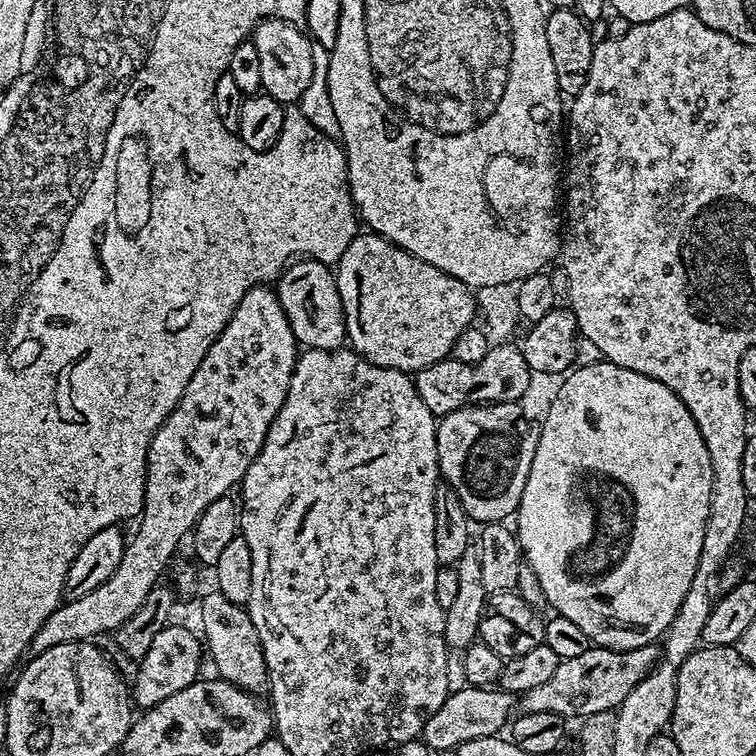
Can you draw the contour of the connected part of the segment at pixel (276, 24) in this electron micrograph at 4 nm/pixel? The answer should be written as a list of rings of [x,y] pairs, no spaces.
[[[271,18],[260,21],[250,39],[254,46],[258,46],[263,91],[285,106],[303,100],[306,86],[310,86],[310,78],[314,74],[314,45],[311,39],[293,21]]]

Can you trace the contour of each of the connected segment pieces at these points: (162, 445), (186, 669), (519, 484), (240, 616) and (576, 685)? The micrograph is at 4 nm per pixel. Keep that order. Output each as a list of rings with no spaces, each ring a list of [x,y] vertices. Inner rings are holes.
[[[254,286],[242,298],[214,346],[210,346],[206,358],[202,358],[198,370],[194,370],[194,378],[190,378],[184,397],[176,403],[176,409],[164,419],[150,442],[148,476],[144,480],[144,510],[139,517],[140,525],[137,526],[136,533],[127,541],[118,570],[114,570],[114,574],[110,574],[110,578],[102,582],[98,590],[90,590],[90,594],[82,594],[82,598],[61,603],[54,614],[50,614],[46,622],[42,622],[38,634],[34,634],[30,649],[32,656],[66,642],[88,642],[98,638],[94,636],[100,636],[103,632],[115,633],[126,621],[134,618],[134,614],[138,614],[152,589],[161,583],[160,575],[163,574],[168,559],[175,554],[176,547],[183,540],[185,543],[206,506],[229,495],[233,491],[231,488],[243,481],[254,458],[258,458],[266,442],[266,434],[288,397],[297,355],[294,330],[290,328],[290,322],[275,291],[268,286]]]
[[[175,622],[169,623],[158,634],[154,634],[154,642],[150,642],[150,650],[139,660],[141,670],[130,688],[130,695],[135,707],[147,710],[158,706],[158,702],[166,702],[170,694],[178,694],[186,690],[201,675],[200,659],[205,659],[206,652],[202,647],[202,640],[188,628],[183,628]],[[197,636],[197,637],[196,637]]]
[[[516,402],[511,404],[471,404],[468,408],[459,408],[450,414],[439,417],[436,425],[436,453],[438,454],[440,475],[443,483],[452,487],[454,494],[462,502],[469,521],[476,523],[477,520],[477,525],[499,524],[507,521],[509,518],[515,517],[516,507],[520,505],[520,499],[522,498],[522,490],[526,490],[526,478],[530,478],[530,462],[534,462],[534,450],[540,441],[540,430],[535,423],[532,425],[531,418],[520,407],[521,405]]]
[[[211,590],[204,596],[204,605],[200,608],[200,624],[204,627],[203,639],[206,641],[206,652],[212,656],[212,664],[217,668],[219,679],[228,680],[234,686],[245,688],[253,694],[263,693],[268,684],[268,667],[262,654],[262,642],[258,630],[250,618],[247,607],[230,602],[226,594]]]
[[[659,643],[638,646],[631,650],[617,648],[602,648],[589,646],[586,654],[578,654],[578,658],[561,660],[558,670],[542,686],[534,686],[534,690],[523,693],[518,700],[521,713],[526,712],[553,712],[565,718],[578,716],[585,718],[599,712],[612,712],[620,707],[621,702],[656,669],[660,660],[662,648]]]

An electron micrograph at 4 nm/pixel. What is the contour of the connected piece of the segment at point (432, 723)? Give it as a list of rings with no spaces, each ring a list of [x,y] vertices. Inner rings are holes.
[[[496,686],[491,688],[463,687],[457,692],[456,689],[449,691],[446,702],[442,702],[442,706],[438,706],[438,710],[434,710],[434,714],[424,724],[422,740],[433,753],[447,754],[452,748],[462,746],[471,740],[481,740],[487,736],[503,733],[503,728],[505,731],[513,715],[513,693],[503,691]]]

